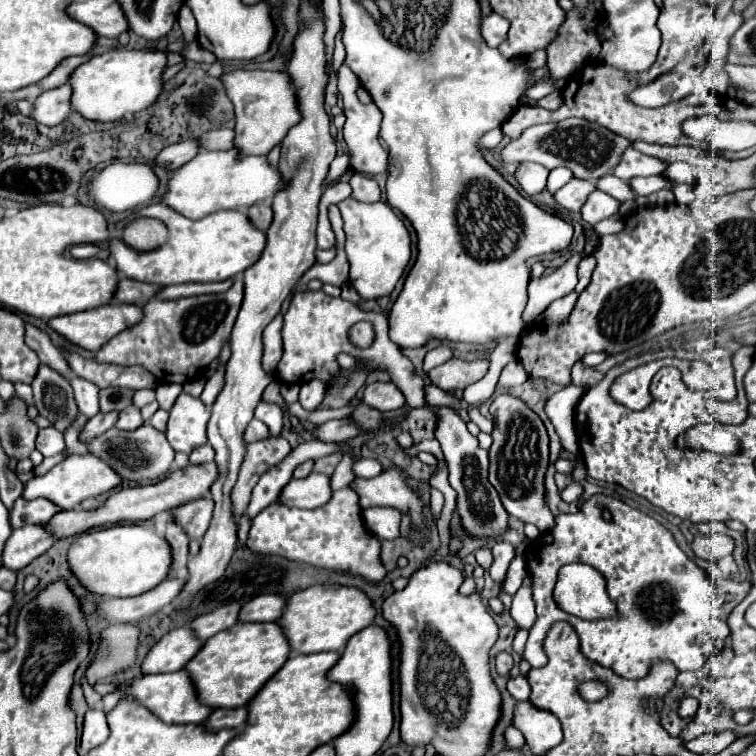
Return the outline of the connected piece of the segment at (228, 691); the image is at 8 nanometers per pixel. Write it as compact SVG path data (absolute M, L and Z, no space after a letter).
M239 622L235 628L205 640L197 656L193 656L185 666L197 700L209 708L245 706L267 682L267 678L271 678L289 658L289 644L283 638L285 636L275 622Z

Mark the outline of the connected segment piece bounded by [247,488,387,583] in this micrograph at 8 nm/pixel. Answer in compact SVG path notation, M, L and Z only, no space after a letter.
M350 488L333 492L324 510L299 510L281 504L267 506L253 518L247 546L259 554L277 554L317 568L355 572L371 583L381 582L387 574L379 562L381 544L363 526L359 496Z

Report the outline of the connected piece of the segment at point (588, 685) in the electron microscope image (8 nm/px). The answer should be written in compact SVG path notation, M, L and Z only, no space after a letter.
M587 680L582 684L579 684L579 694L590 702L595 702L603 699L609 693L609 688L597 680Z

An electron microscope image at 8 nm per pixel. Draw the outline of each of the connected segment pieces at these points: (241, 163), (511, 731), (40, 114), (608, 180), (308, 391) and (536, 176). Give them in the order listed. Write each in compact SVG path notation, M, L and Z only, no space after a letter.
M231 148L219 152L199 152L193 160L175 170L167 182L167 192L161 196L161 202L185 218L195 220L219 210L249 208L259 200L271 198L279 188L283 188L279 172L269 166L265 156L247 156L237 160L237 150Z
M507 726L505 728L505 742L507 742L509 748L519 748L519 746L525 744L525 738L515 726Z
M63 84L59 88L43 92L33 102L33 110L31 110L29 118L33 118L39 124L45 124L45 126L57 126L73 112L69 98L71 98L71 86L69 84Z
M613 174L599 178L599 180L595 182L595 186L597 186L597 190L603 190L605 194L609 194L609 196L613 196L615 200L621 200L621 202L635 198L635 194L633 194L633 190L629 188L629 184L627 184L625 180L615 178Z
M311 380L301 386L299 402L305 410L317 410L325 398L325 392L327 392L327 384L323 384L319 380Z
M525 162L525 164L519 164L519 168L515 172L515 178L517 178L521 190L527 196L535 196L535 194L539 194L545 188L547 174L549 174L549 170L543 168L541 164Z

